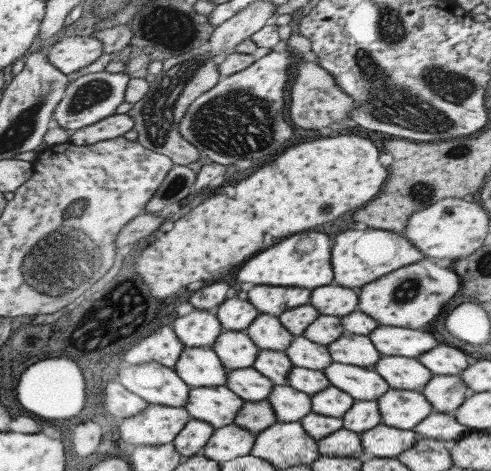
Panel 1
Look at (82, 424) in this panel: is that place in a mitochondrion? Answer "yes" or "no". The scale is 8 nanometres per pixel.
no

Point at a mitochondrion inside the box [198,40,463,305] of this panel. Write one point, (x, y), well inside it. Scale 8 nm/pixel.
(420, 185)

